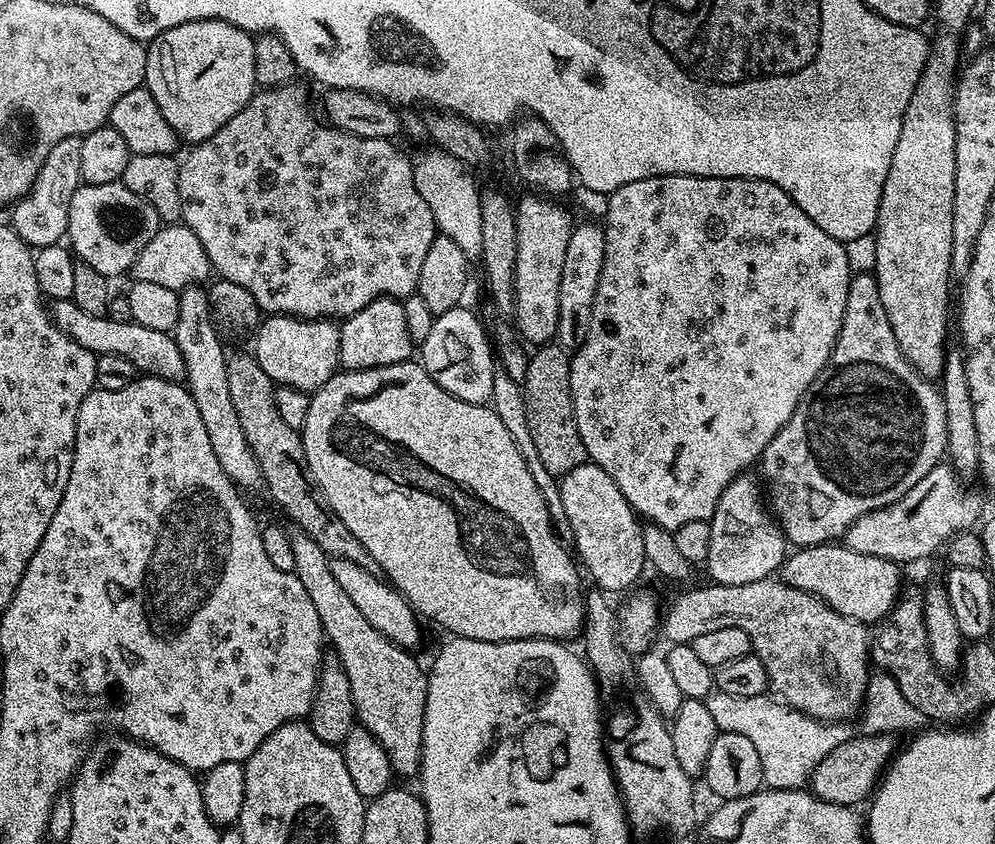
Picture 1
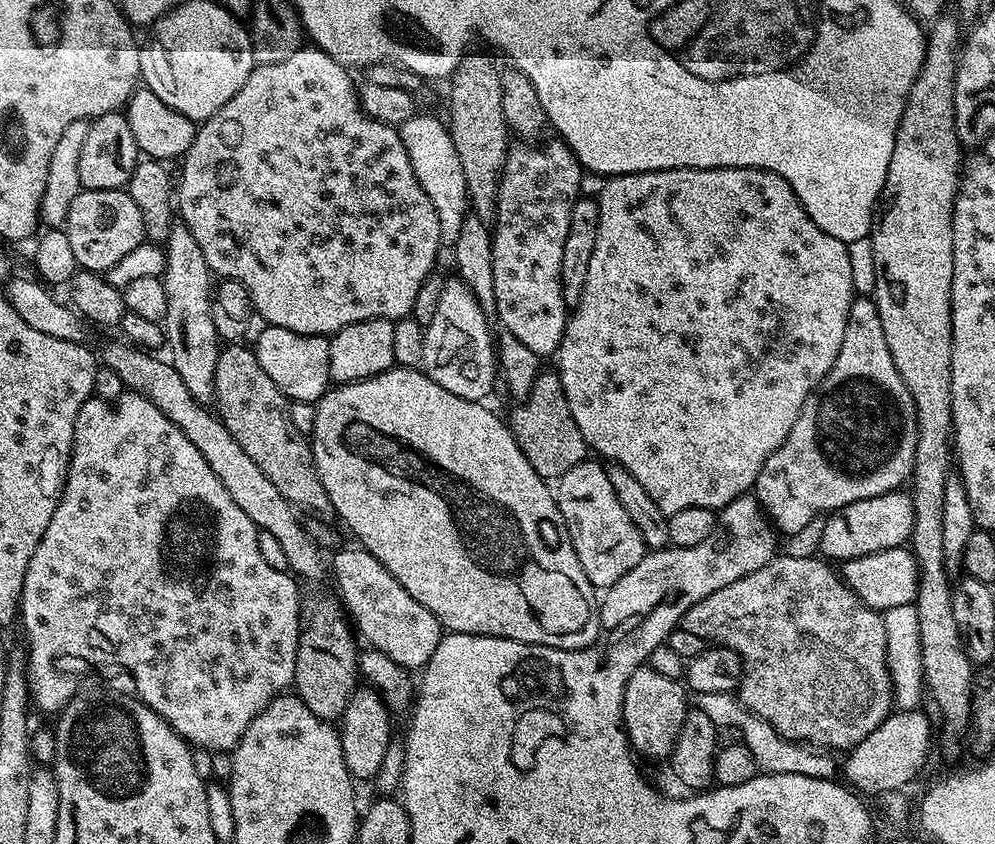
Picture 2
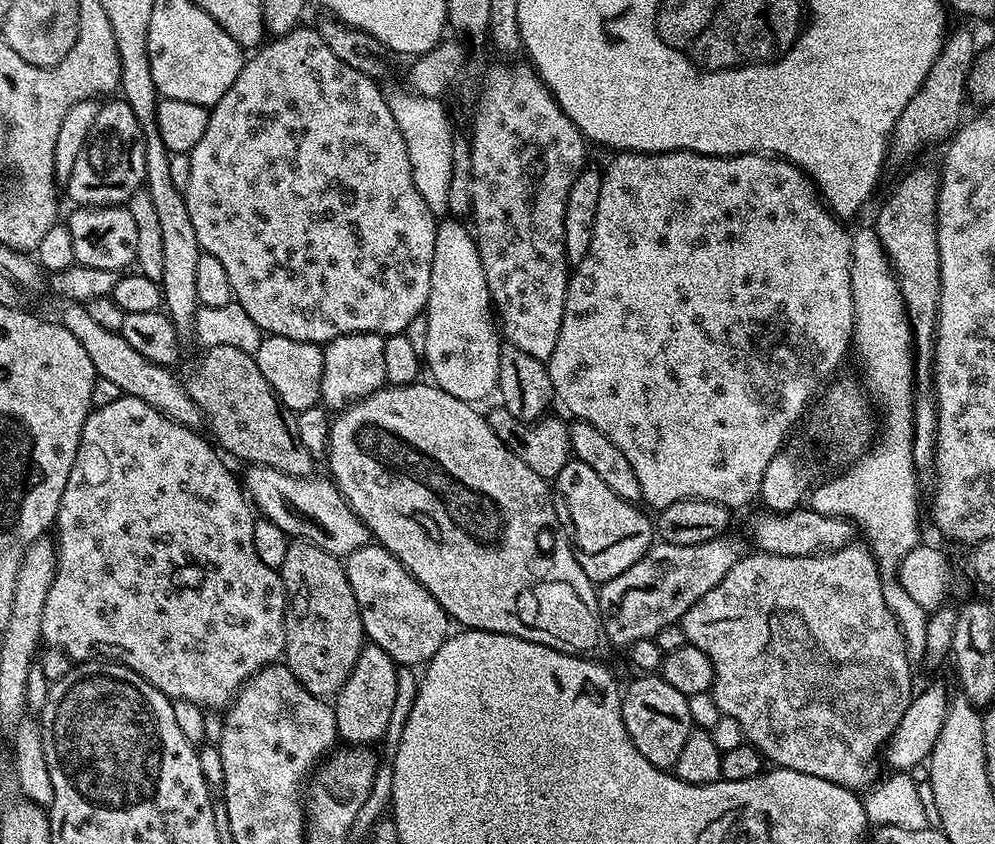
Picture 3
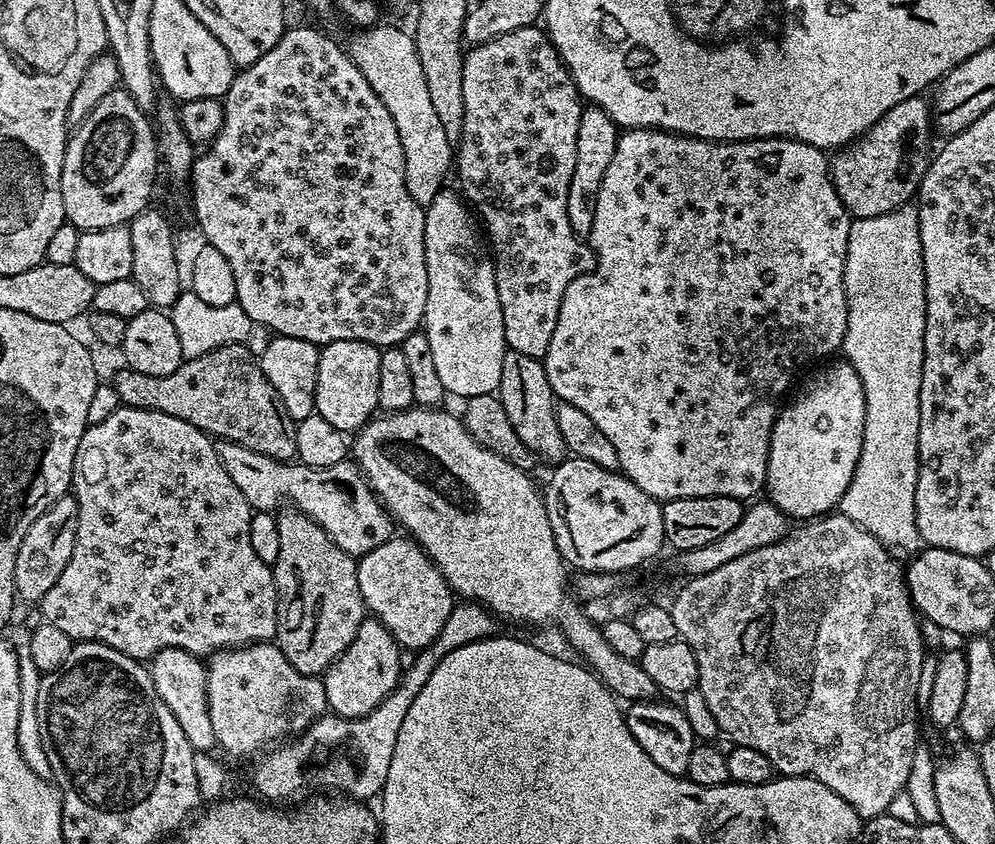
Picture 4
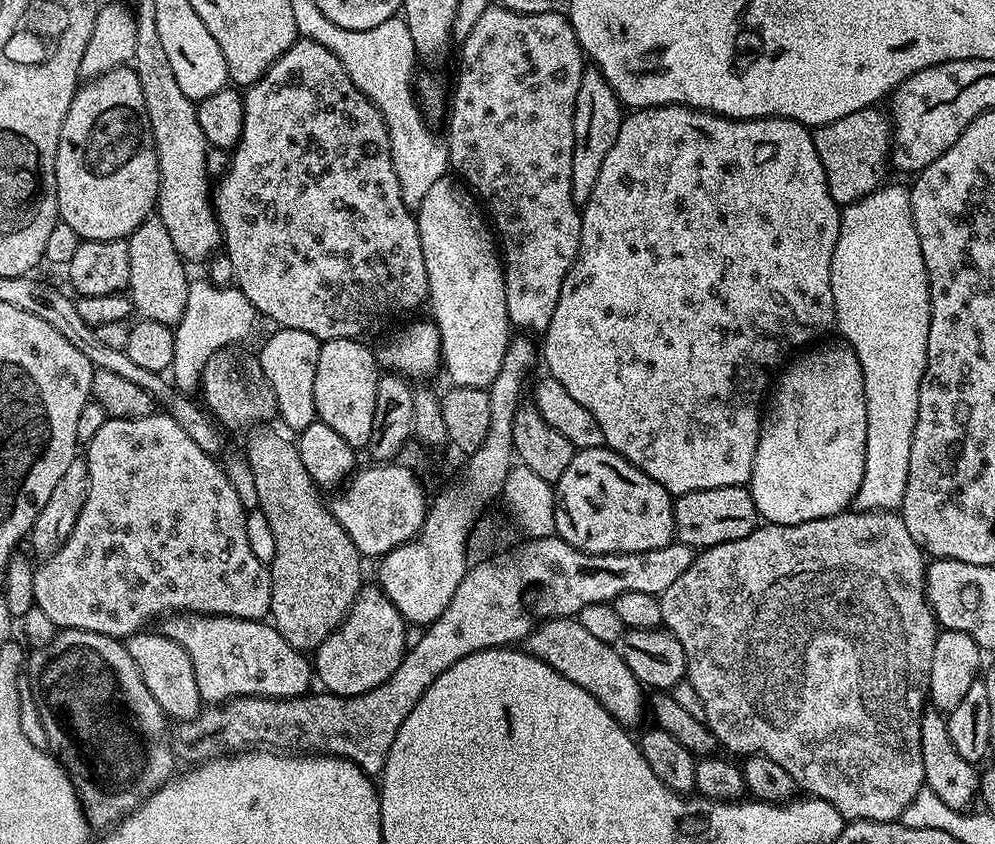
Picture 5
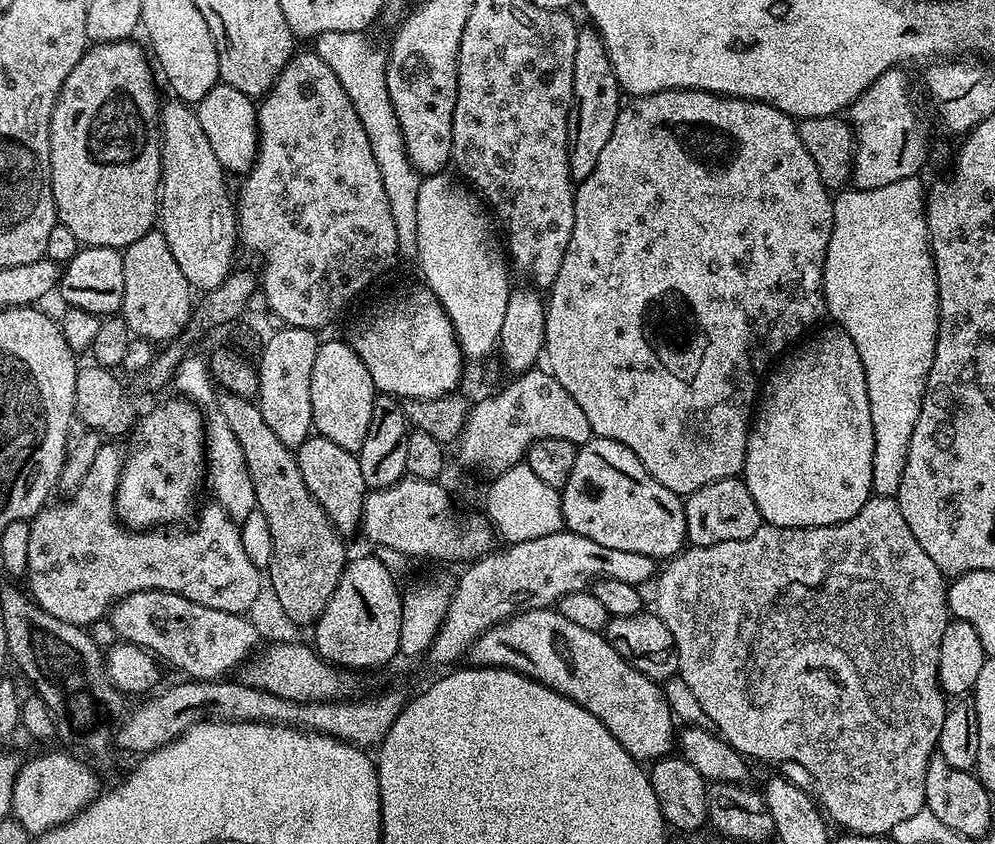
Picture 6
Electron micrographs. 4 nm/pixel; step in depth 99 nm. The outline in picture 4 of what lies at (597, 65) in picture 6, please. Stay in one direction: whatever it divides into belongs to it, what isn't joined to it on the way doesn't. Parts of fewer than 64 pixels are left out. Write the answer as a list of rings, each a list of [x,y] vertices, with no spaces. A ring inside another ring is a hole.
[[[588,106],[581,111],[574,175],[570,178],[570,194],[566,194],[566,214],[570,214],[570,226],[581,238],[591,237],[598,190],[602,190],[602,178],[606,174],[606,166],[610,166],[610,158],[614,158],[617,135],[618,125],[601,108]]]

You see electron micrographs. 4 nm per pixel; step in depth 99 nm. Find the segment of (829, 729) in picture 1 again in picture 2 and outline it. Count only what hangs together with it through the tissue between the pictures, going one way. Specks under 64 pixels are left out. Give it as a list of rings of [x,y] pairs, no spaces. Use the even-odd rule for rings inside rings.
[[[723,692],[722,694],[695,694],[694,707],[702,710],[702,714],[710,717],[710,722],[718,730],[724,728],[737,728],[740,731],[739,739],[754,754],[754,762],[757,769],[764,774],[806,774],[810,778],[828,778],[833,775],[832,771],[837,771],[838,764],[831,760],[831,755],[817,754],[809,745],[791,740],[784,740],[762,718],[758,718],[753,712],[743,707],[733,693]]]

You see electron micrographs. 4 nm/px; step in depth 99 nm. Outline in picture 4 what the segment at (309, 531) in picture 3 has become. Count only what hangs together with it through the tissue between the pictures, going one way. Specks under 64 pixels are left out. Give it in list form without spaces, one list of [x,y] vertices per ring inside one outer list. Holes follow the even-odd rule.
[[[216,440],[215,446],[226,474],[230,474],[230,482],[242,490],[242,498],[246,498],[253,510],[275,513],[287,502],[322,526],[322,530],[326,530],[326,534],[330,534],[330,538],[339,548],[346,550],[346,554],[357,558],[392,539],[394,521],[388,509],[380,503],[379,496],[364,479],[360,465],[351,459],[346,458],[334,466],[311,468],[299,462],[285,462],[258,454],[246,446],[238,446],[238,442]]]

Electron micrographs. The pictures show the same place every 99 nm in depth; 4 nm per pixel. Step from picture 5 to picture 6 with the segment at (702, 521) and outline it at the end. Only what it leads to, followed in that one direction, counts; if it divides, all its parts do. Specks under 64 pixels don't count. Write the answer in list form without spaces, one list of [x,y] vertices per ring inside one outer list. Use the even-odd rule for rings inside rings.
[[[735,476],[702,486],[683,497],[683,502],[687,543],[693,548],[714,546],[718,542],[742,542],[742,538],[750,538],[754,530],[762,526],[758,502],[754,502],[754,494],[750,494],[743,479]]]

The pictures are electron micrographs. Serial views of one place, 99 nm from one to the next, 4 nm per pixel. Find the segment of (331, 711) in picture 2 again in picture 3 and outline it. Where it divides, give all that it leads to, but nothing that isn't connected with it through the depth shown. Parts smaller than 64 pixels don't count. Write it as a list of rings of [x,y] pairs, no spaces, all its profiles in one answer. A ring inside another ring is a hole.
[[[296,538],[289,543],[286,559],[282,561],[278,571],[284,583],[284,592],[288,596],[283,659],[294,678],[298,678],[298,682],[302,682],[302,686],[306,686],[310,694],[321,698],[335,697],[346,682],[350,670],[354,670],[354,662],[358,662],[358,654],[366,643],[358,598],[354,598],[354,590],[350,590],[341,557],[322,550],[306,539]]]

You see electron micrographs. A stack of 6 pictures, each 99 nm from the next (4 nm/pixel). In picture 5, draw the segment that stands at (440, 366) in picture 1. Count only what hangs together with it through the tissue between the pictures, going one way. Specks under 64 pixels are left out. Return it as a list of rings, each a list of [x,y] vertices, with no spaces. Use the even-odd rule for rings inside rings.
[[[451,179],[434,182],[434,186],[430,186],[426,198],[422,198],[415,213],[422,242],[422,258],[428,275],[428,300],[430,305],[432,304],[430,316],[440,335],[442,368],[443,371],[448,371],[451,383],[458,388],[487,390],[494,378],[498,378],[498,370],[502,368],[502,358],[506,356],[506,346],[510,339],[504,270],[501,257],[498,255],[497,241],[477,201],[455,179]]]

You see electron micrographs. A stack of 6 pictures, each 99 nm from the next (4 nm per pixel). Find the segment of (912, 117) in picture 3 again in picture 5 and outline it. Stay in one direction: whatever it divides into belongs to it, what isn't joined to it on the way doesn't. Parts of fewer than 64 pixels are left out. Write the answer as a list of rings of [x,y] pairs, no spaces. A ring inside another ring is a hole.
[[[879,107],[863,108],[854,114],[846,114],[846,118],[836,119],[813,131],[812,141],[822,162],[823,173],[826,174],[827,188],[836,204],[842,208],[866,198],[871,192],[881,187],[880,179],[884,176],[884,159],[889,159],[890,145],[894,140],[894,128],[889,117],[880,113]]]

